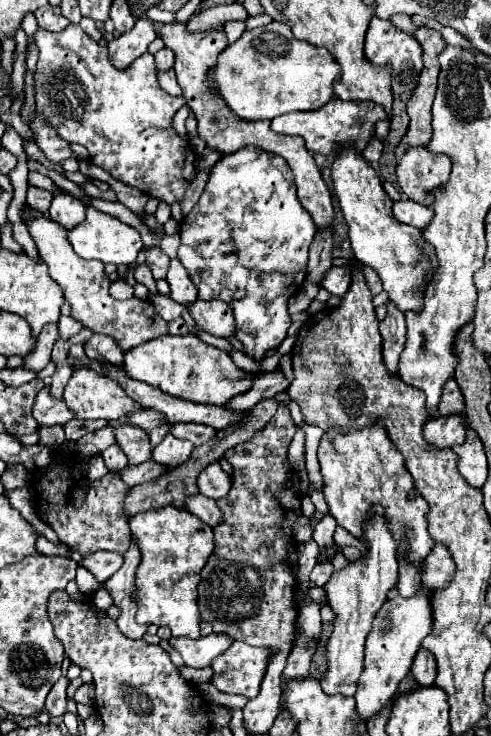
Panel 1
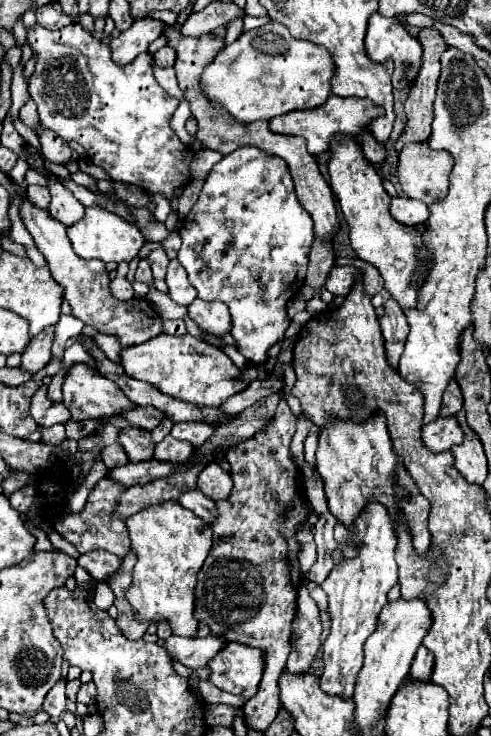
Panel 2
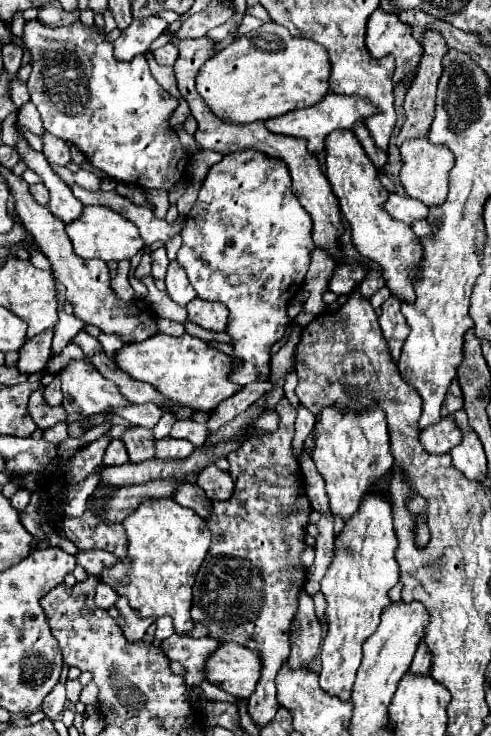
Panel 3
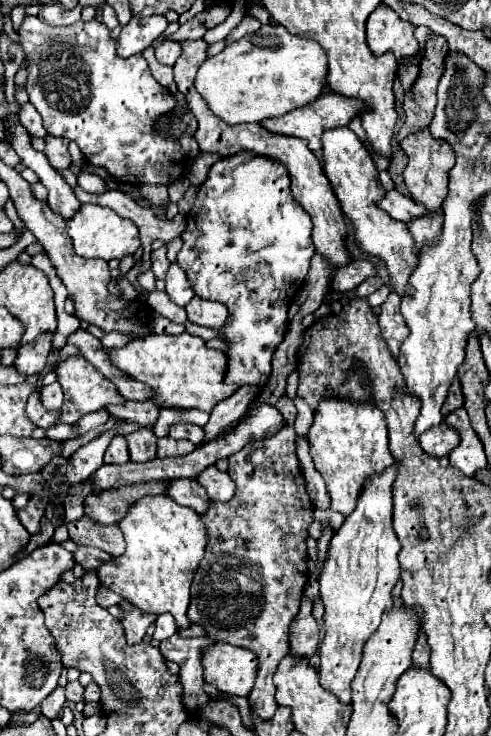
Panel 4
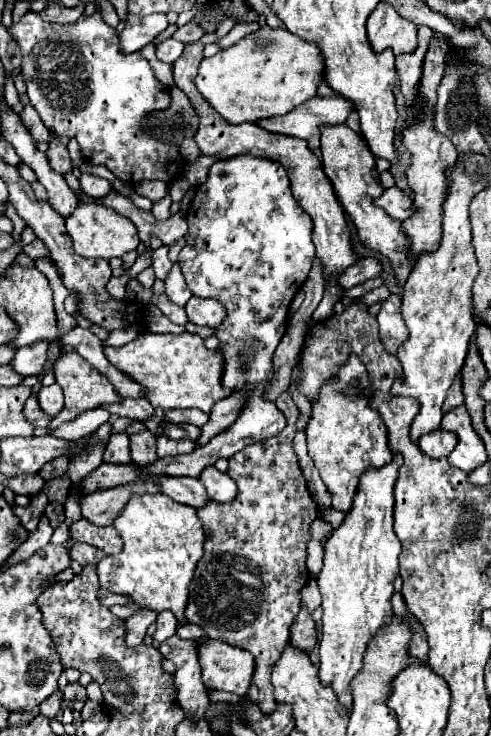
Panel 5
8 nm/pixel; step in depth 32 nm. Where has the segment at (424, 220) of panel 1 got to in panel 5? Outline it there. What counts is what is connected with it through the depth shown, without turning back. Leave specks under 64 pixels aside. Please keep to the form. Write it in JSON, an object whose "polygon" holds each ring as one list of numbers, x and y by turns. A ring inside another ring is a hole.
{"polygon":[[392,186,392,188,386,188,382,192,382,196,376,198,376,206,384,208,392,218,396,220,406,220,408,216,412,216,414,212,414,206,412,206,412,198,402,192,398,186]]}

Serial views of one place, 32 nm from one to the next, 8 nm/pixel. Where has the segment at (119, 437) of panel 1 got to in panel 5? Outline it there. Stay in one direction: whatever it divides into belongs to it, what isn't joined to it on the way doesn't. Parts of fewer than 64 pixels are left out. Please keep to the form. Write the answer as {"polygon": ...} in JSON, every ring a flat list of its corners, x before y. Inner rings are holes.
{"polygon":[[144,430,140,434,132,434,130,436,130,450,132,450,132,460,138,466,148,466,148,464,156,462,156,458,158,458,156,436,148,430]]}

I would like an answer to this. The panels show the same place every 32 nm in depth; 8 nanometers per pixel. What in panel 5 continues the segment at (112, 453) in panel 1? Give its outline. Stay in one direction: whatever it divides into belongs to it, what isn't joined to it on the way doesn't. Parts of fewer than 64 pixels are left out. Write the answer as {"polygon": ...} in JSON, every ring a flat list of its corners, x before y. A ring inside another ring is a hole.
{"polygon":[[126,432,112,434,104,452,104,462,128,464,128,460,130,460,130,436]]}

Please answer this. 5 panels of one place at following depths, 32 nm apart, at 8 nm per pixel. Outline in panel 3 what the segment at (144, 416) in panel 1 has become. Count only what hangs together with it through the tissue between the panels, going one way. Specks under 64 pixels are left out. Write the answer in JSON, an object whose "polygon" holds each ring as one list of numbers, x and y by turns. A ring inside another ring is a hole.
{"polygon":[[128,404,122,408,112,408,112,414,126,418,130,424,154,428,162,416,162,410,156,408,156,404]]}

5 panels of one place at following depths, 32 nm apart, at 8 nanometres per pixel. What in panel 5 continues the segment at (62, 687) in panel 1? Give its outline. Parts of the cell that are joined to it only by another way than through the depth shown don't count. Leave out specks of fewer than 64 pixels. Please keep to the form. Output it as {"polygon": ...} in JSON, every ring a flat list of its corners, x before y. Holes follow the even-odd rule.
{"polygon":[[58,690,52,696,48,696,48,700,44,700,44,704,40,704,40,714,52,720,56,716,56,712,60,710,60,706,62,706,62,692]]}

